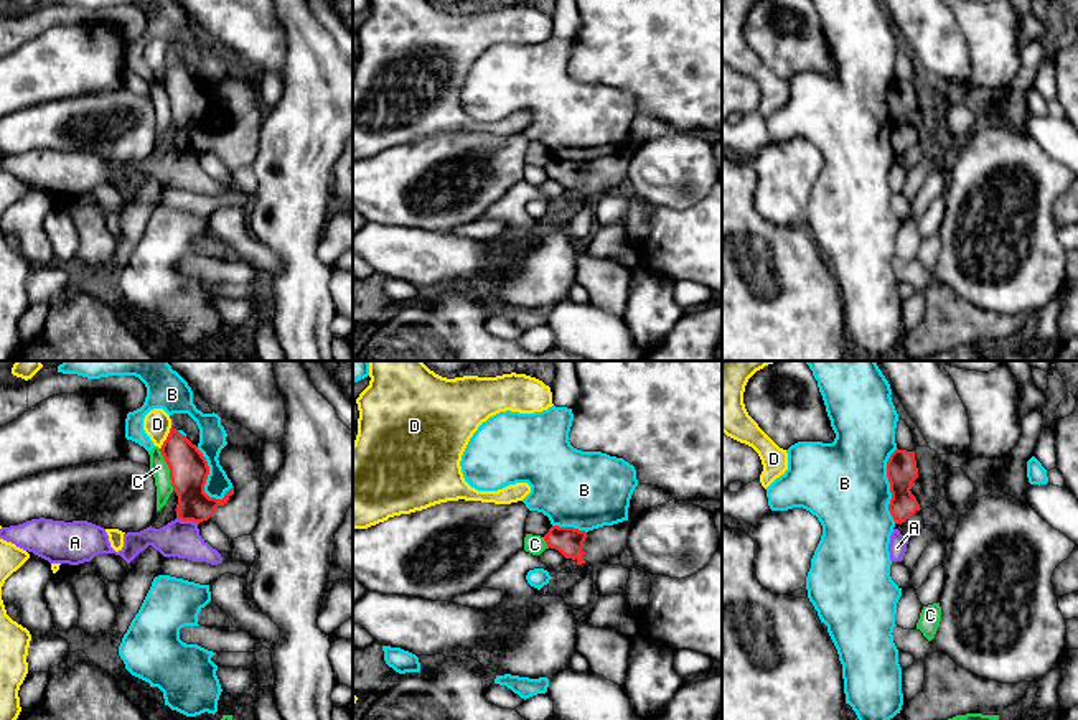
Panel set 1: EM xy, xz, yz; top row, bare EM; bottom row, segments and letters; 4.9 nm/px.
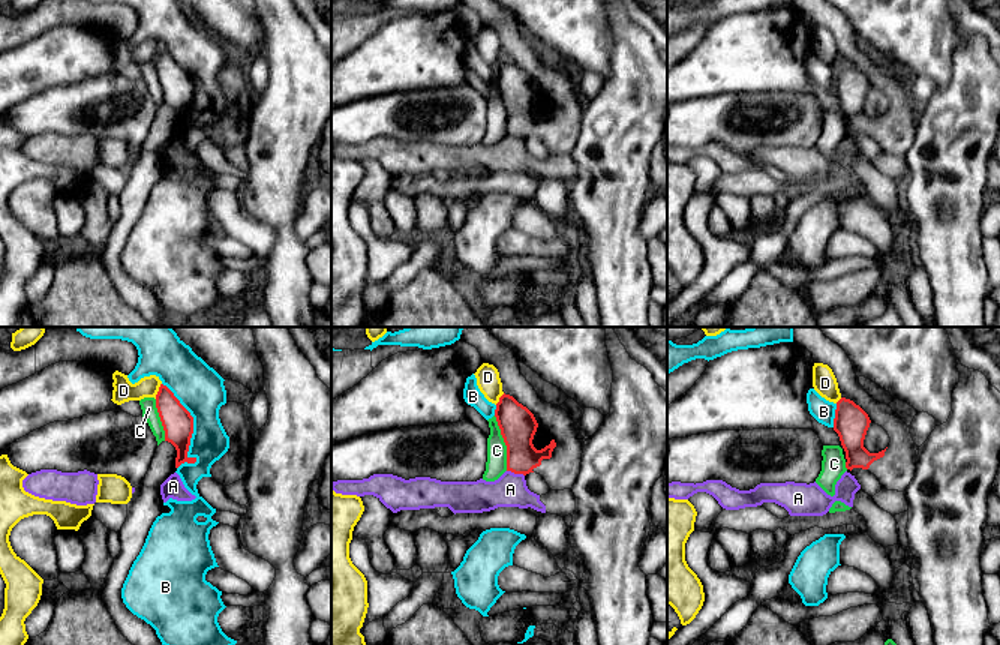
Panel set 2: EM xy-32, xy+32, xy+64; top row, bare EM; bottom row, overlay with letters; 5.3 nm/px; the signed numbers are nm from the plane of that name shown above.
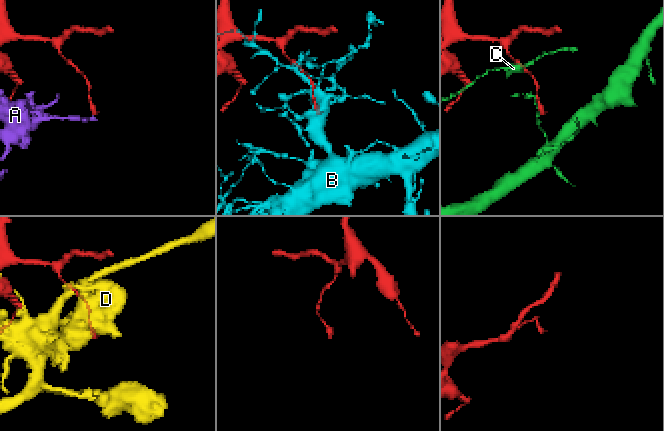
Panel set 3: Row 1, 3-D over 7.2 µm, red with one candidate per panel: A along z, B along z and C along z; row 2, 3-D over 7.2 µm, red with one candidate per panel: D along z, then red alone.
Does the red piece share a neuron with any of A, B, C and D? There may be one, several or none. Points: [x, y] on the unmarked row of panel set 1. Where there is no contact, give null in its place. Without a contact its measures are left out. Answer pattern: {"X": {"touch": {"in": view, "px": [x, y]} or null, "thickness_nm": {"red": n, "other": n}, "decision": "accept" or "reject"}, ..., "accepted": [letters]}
{"A": {"touch": {"in": "xy", "px": [188, 150]}, "thickness_nm": {"red": 190, "other": 180}, "decision": "reject"}, "B": {"touch": {"in": "xy", "px": [206, 109]}, "thickness_nm": {"red": 190, "other": 130}, "decision": "reject"}, "C": {"touch": {"in": "xy", "px": [170, 101]}, "thickness_nm": {"red": 190, "other": 90}, "decision": "reject"}, "D": {"touch": {"in": "xy", "px": [167, 70]}, "thickness_nm": {"red": 190, "other": 140}, "decision": "reject"}, "accepted": []}

